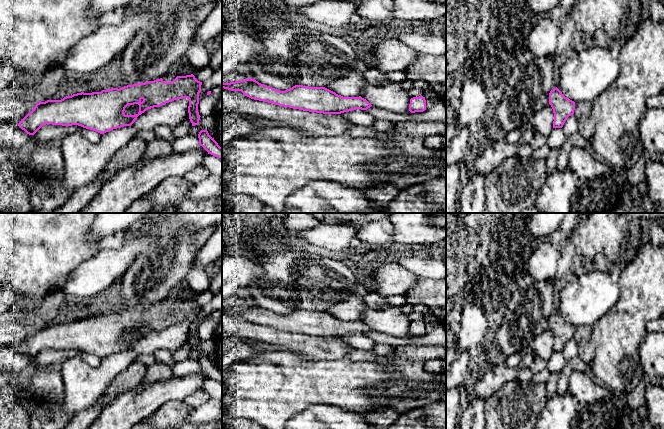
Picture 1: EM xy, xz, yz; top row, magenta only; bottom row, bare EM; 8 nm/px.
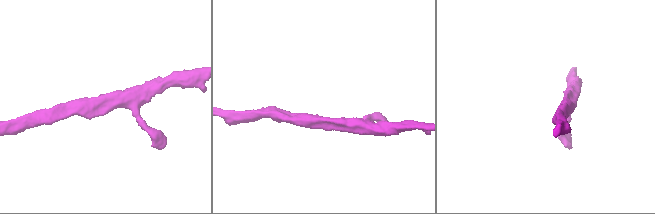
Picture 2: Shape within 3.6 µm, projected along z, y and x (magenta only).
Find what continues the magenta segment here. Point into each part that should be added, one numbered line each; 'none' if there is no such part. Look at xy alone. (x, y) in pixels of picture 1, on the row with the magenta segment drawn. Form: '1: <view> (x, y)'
none

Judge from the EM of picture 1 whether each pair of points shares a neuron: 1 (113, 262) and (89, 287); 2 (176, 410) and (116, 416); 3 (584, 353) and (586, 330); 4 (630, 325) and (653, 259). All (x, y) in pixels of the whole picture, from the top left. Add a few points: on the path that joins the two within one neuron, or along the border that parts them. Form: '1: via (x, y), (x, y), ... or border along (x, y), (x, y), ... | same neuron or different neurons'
1: via (107, 268), (94, 281) | same neuron
2: border along (177, 401), (165, 402), (147, 418) | different neurons
3: via (584, 347), (584, 336) | same neuron
4: via (634, 309), (645, 296), (653, 275) | same neuron

